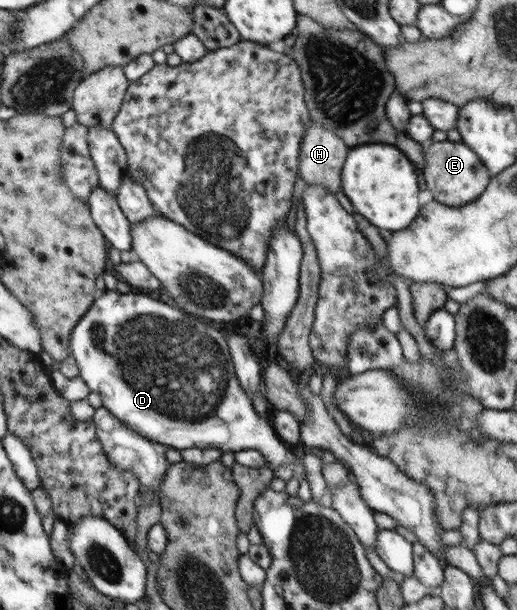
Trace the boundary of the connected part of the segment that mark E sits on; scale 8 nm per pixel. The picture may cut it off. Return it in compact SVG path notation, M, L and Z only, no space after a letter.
M444 140L431 141L425 150L425 162L422 169L427 189L432 191L434 200L444 205L466 205L480 197L490 183L491 175L483 161L462 142Z

